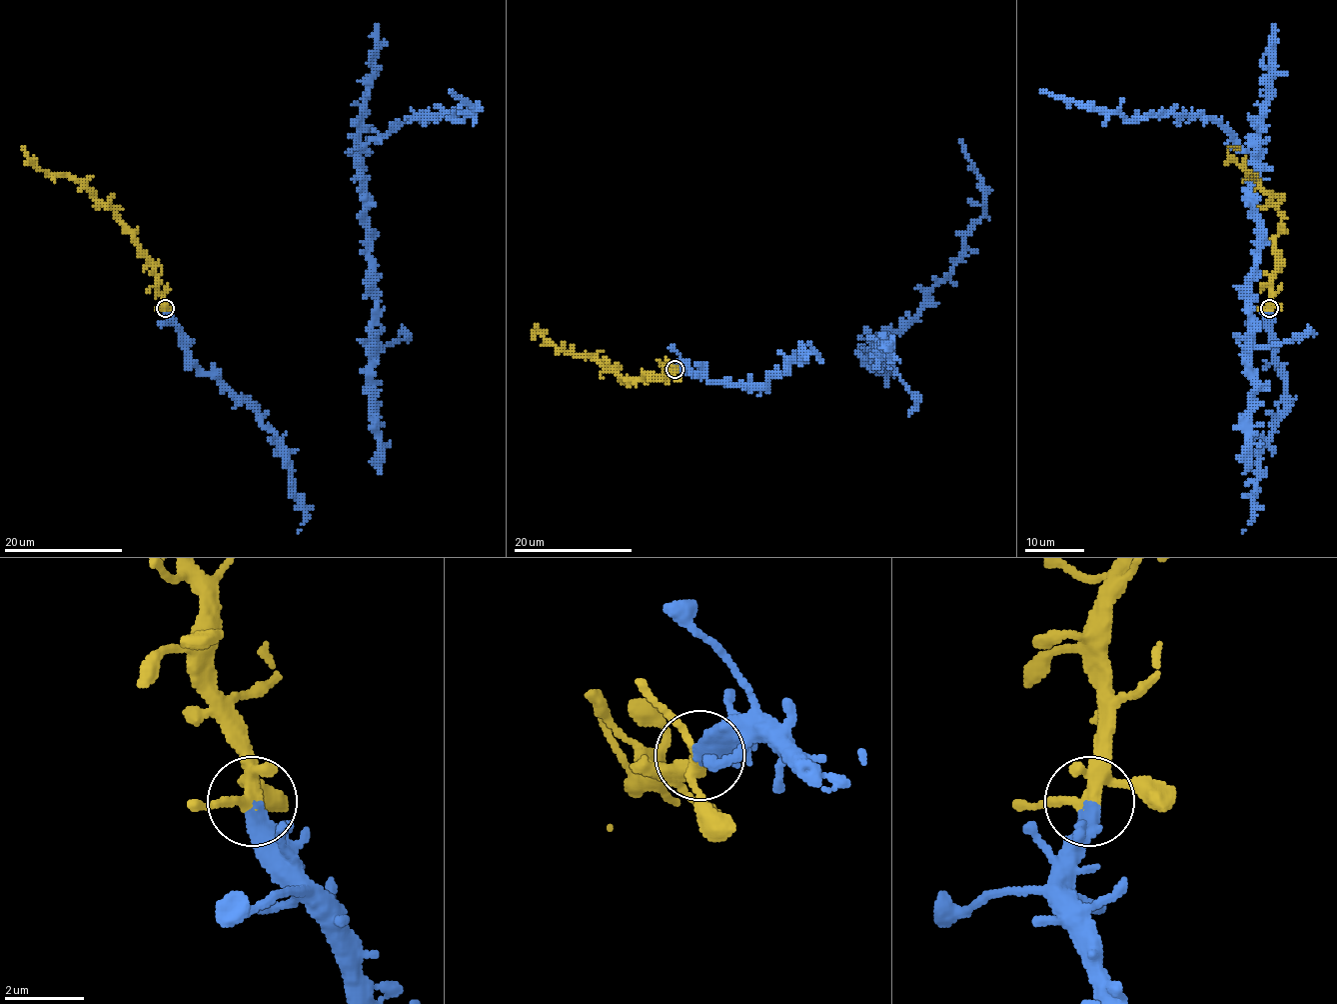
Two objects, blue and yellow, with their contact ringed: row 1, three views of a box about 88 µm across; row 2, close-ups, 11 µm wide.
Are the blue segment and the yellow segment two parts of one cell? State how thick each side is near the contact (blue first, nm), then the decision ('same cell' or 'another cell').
calibres 320 and 280 nm; same cell

